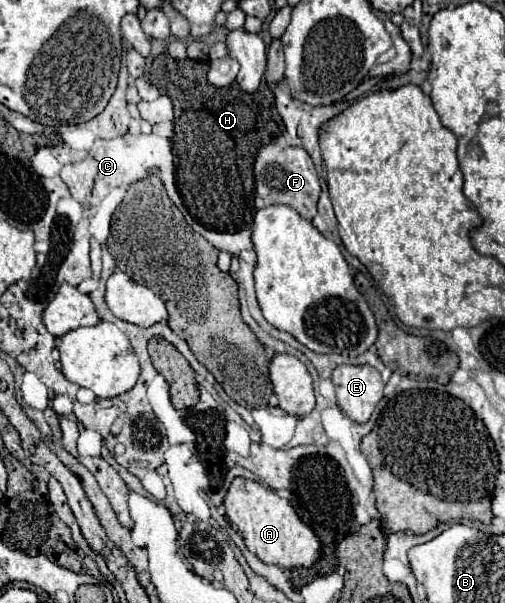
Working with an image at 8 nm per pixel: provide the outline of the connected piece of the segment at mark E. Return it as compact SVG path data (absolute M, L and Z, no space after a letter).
M338 366L332 372L338 408L354 422L366 422L382 400L384 382L372 366Z

